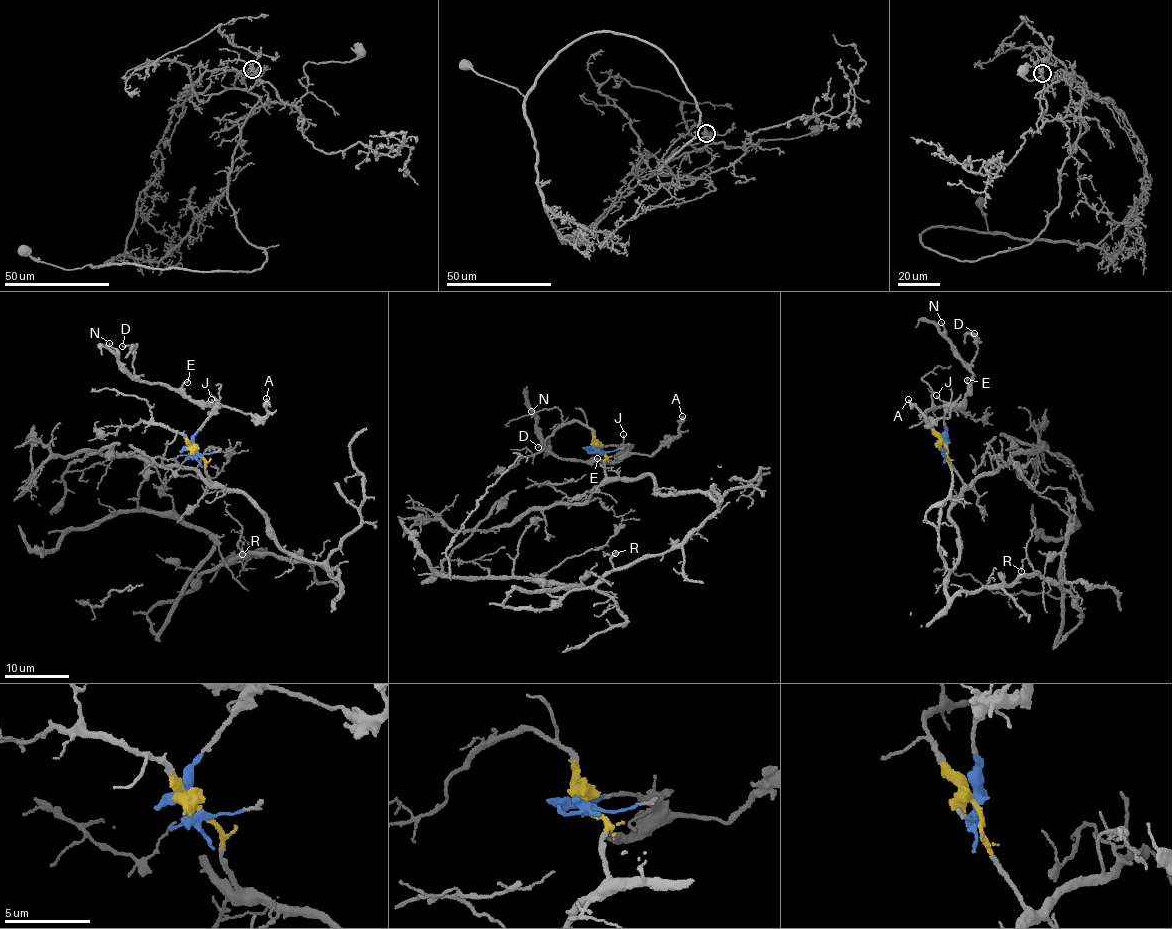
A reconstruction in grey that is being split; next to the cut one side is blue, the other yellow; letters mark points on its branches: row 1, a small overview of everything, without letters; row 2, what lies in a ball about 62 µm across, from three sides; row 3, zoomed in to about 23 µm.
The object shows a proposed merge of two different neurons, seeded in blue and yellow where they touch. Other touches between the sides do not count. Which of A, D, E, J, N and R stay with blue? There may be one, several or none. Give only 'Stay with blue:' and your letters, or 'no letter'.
Stay with blue: A, D, E, J, N

